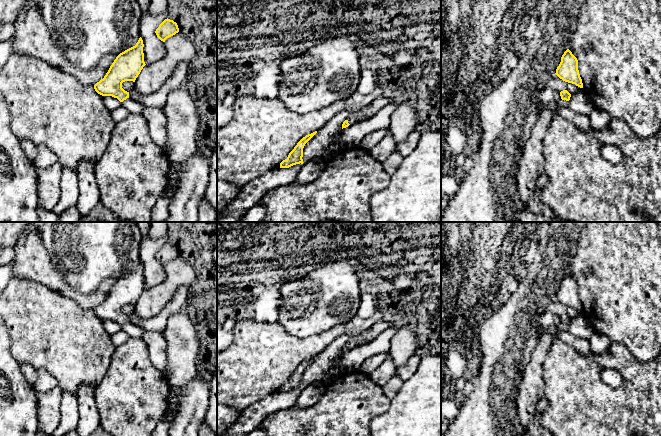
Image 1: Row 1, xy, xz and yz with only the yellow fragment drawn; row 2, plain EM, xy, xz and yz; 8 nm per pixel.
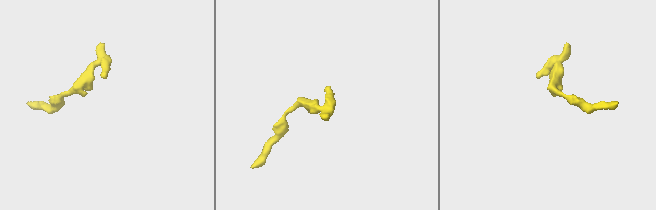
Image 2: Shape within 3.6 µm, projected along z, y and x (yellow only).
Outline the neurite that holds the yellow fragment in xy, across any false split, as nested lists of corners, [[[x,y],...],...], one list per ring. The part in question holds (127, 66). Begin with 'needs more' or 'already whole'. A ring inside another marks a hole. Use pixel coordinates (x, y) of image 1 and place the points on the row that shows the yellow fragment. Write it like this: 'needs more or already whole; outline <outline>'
needs more; outline [[[140,37],[135,46],[116,57],[104,78],[94,85],[94,89],[98,94],[117,98],[130,114],[141,114],[147,107],[130,99],[129,92],[122,88],[122,83],[125,81],[135,82],[146,65],[143,47],[143,40]]]

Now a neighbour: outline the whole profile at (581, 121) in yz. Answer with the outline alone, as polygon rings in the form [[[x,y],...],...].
[[[569,107],[558,108],[557,113],[581,131],[588,131],[591,128],[589,115],[574,112]]]

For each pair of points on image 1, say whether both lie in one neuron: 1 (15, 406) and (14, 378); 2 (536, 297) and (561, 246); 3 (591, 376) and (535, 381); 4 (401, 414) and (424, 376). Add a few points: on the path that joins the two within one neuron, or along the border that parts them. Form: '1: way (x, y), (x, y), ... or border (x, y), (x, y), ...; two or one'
1: way (17, 399), (14, 394), (14, 385); one
2: way (541, 284), (544, 273), (552, 259); one
3: border (546, 357), (542, 371), (544, 383), (543, 396); two
4: way (410, 405), (424, 391), (424, 385); one

